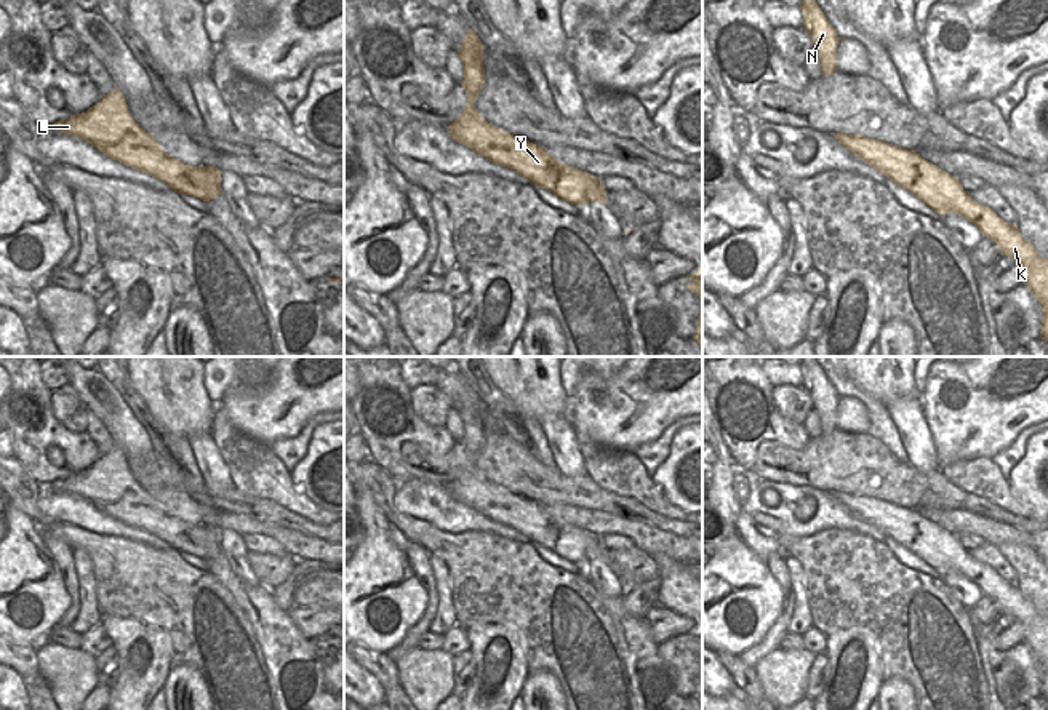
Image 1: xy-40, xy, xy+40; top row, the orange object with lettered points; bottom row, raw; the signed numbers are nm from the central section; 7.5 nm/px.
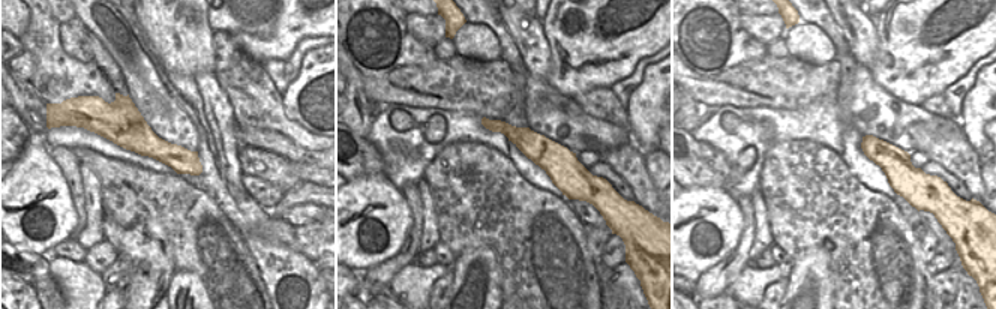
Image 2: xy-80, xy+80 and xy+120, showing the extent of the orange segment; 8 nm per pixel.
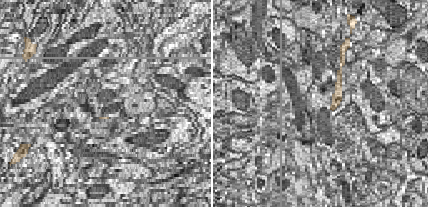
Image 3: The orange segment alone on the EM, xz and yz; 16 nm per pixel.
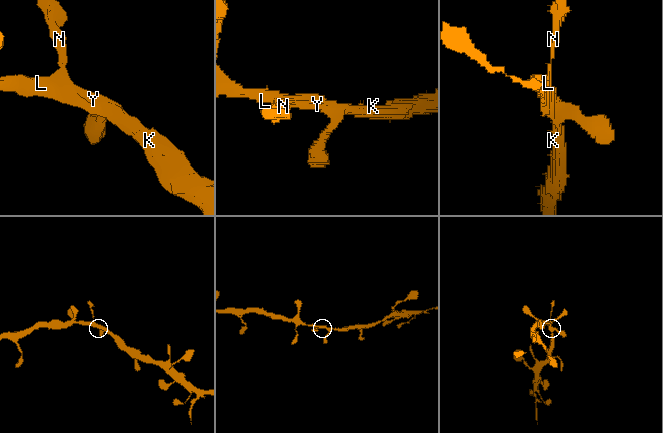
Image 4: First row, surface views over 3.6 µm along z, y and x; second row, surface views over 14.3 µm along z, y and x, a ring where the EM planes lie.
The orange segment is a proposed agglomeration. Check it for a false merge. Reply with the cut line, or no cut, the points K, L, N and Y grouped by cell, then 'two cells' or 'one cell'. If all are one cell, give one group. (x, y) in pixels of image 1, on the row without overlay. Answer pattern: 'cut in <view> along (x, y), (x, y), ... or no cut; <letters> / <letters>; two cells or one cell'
no cut; K L N Y; one cell

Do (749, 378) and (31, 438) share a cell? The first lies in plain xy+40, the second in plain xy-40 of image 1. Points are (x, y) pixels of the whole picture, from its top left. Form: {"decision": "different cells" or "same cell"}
{"decision": "same cell"}

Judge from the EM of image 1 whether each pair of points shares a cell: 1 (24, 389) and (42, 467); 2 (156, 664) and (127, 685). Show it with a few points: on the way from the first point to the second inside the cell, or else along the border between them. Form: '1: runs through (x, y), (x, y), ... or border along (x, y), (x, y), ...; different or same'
1: runs through (42, 403), (45, 422), (37, 432), (37, 446); same
2: runs through (149, 669), (133, 685); same

